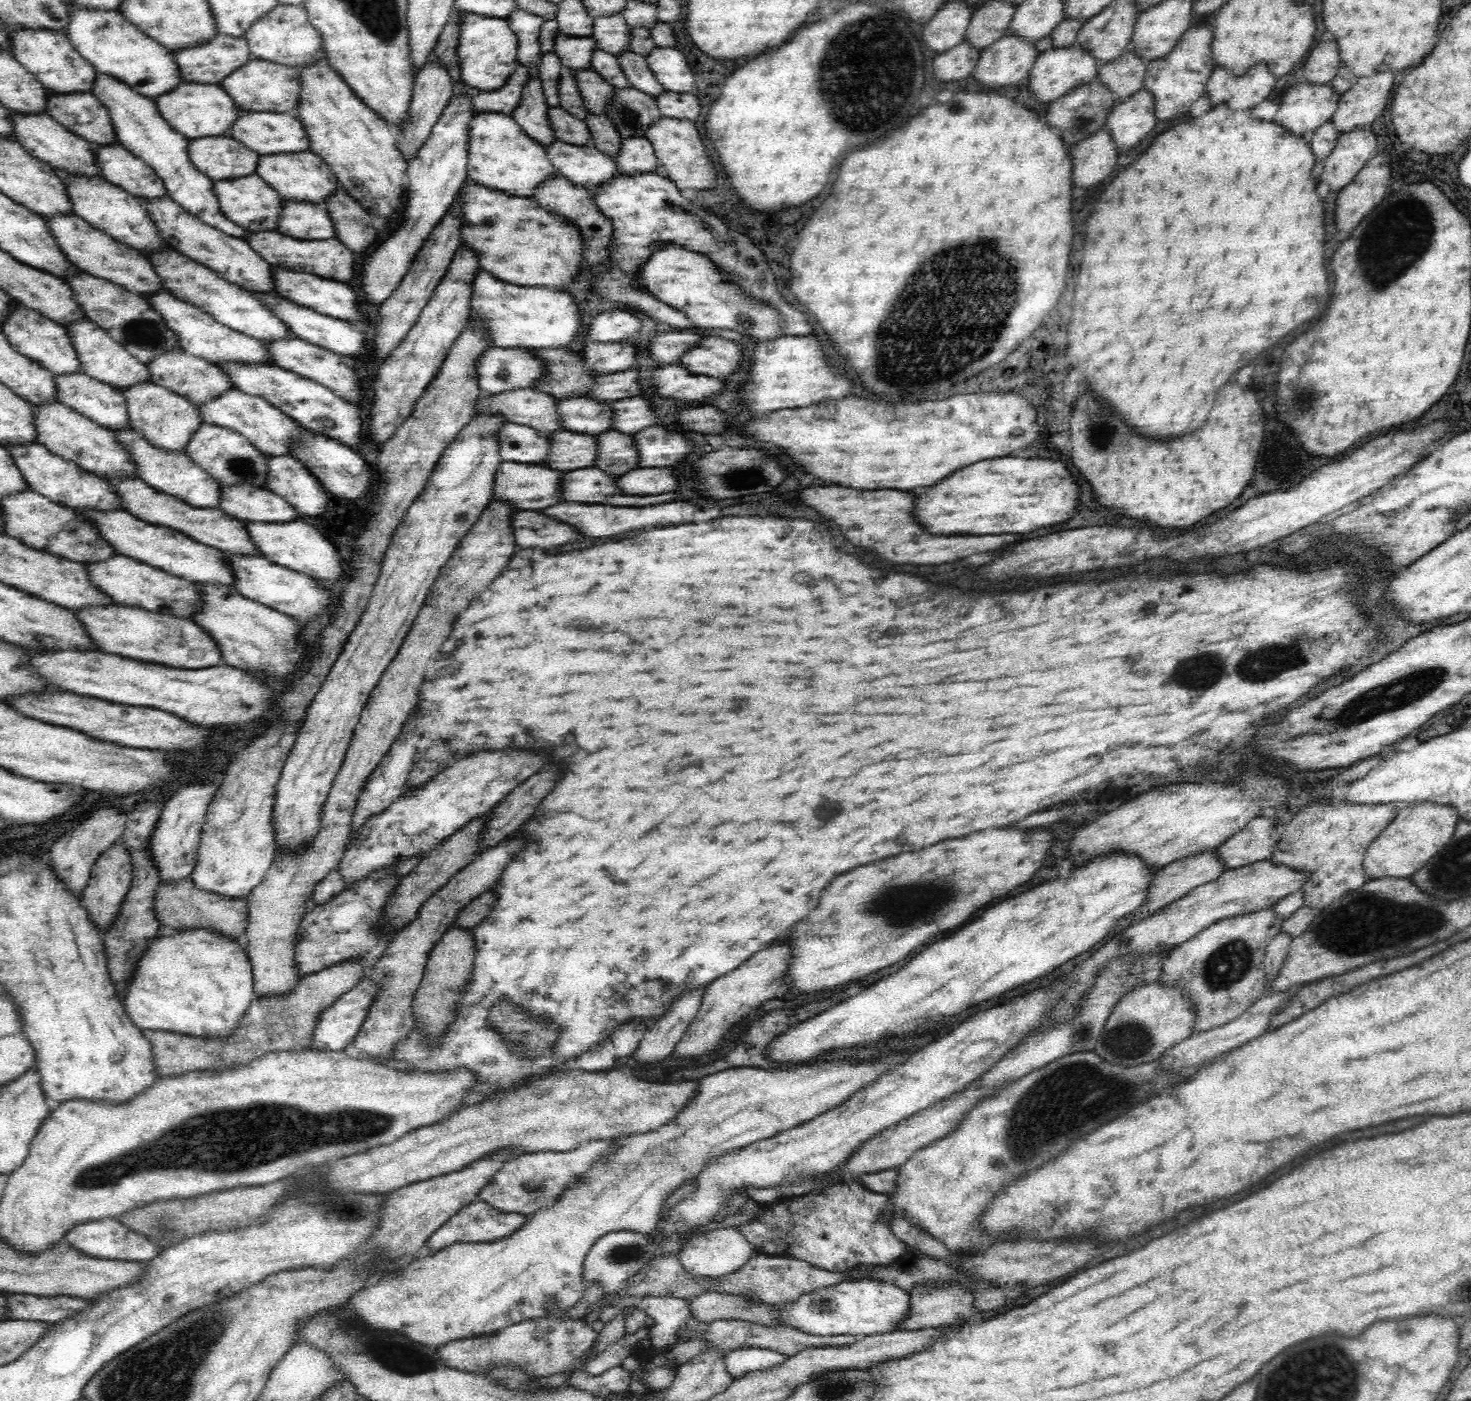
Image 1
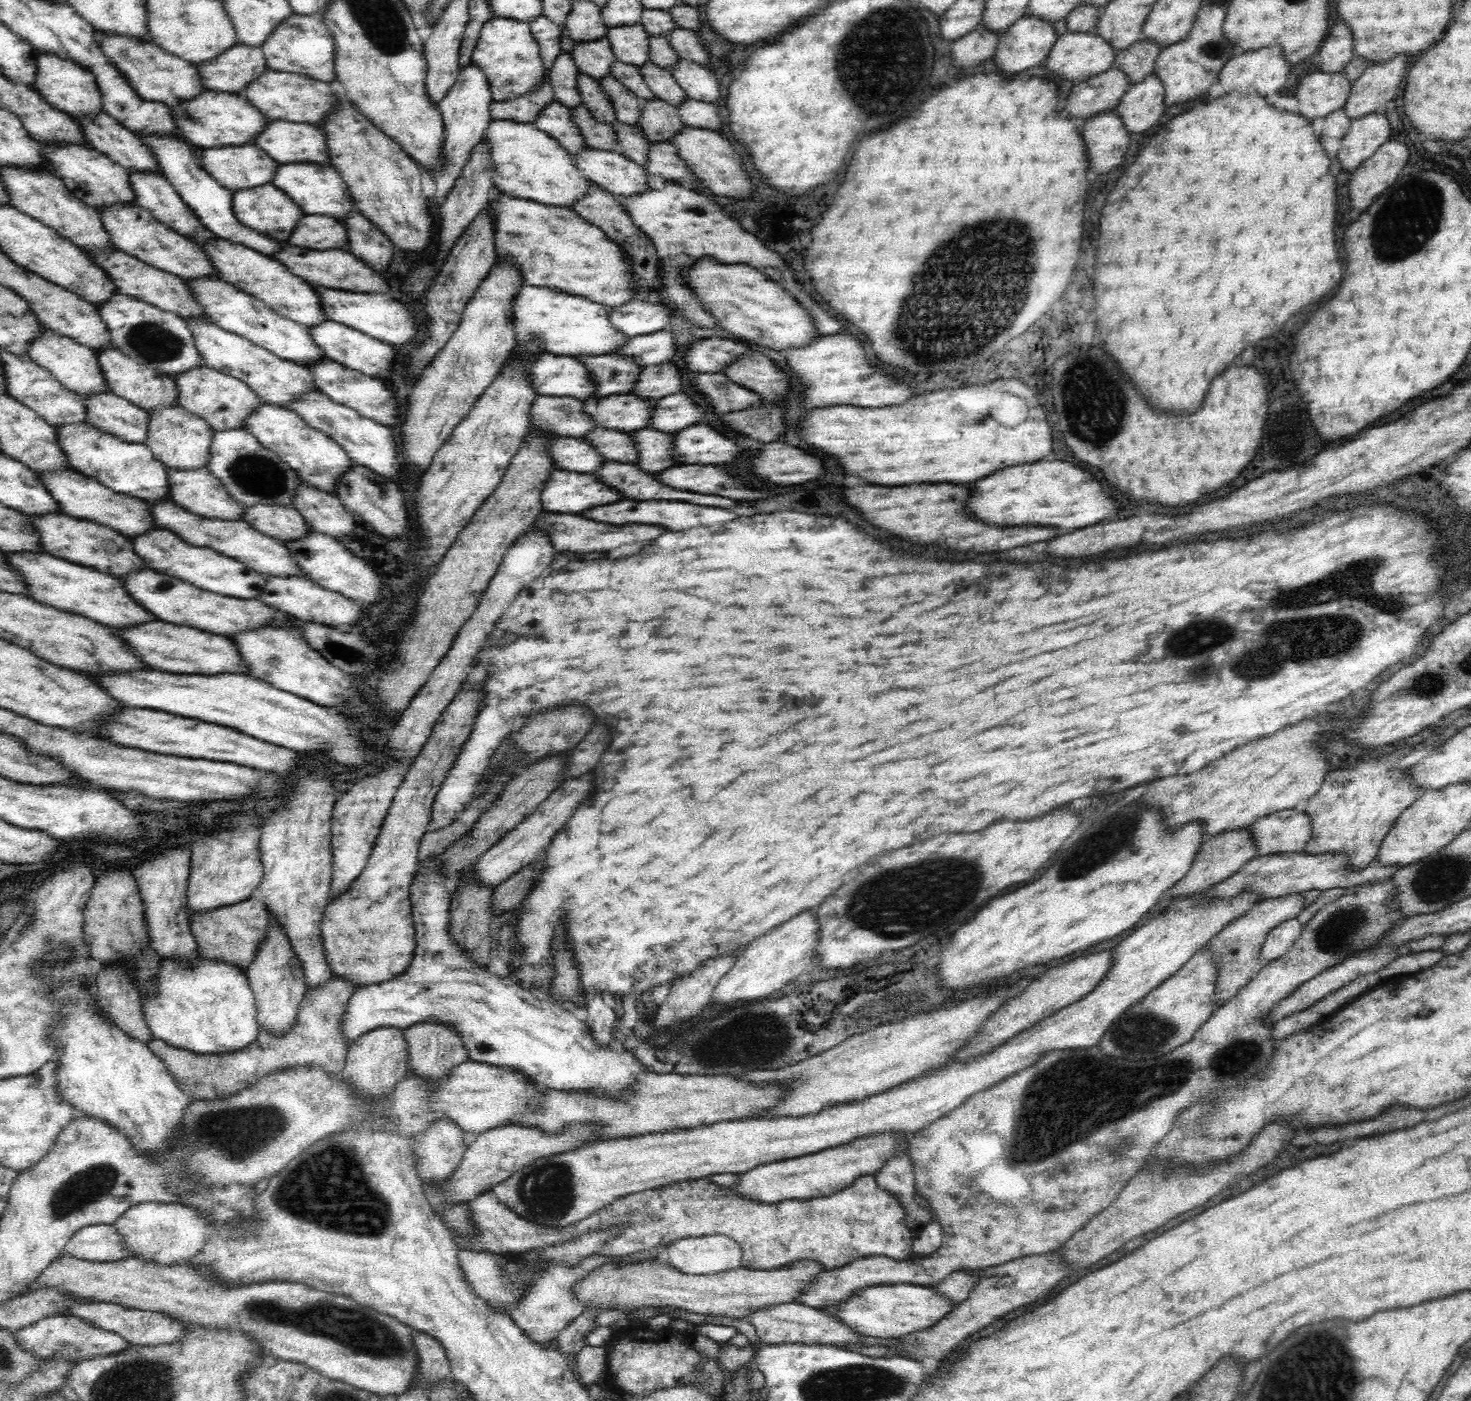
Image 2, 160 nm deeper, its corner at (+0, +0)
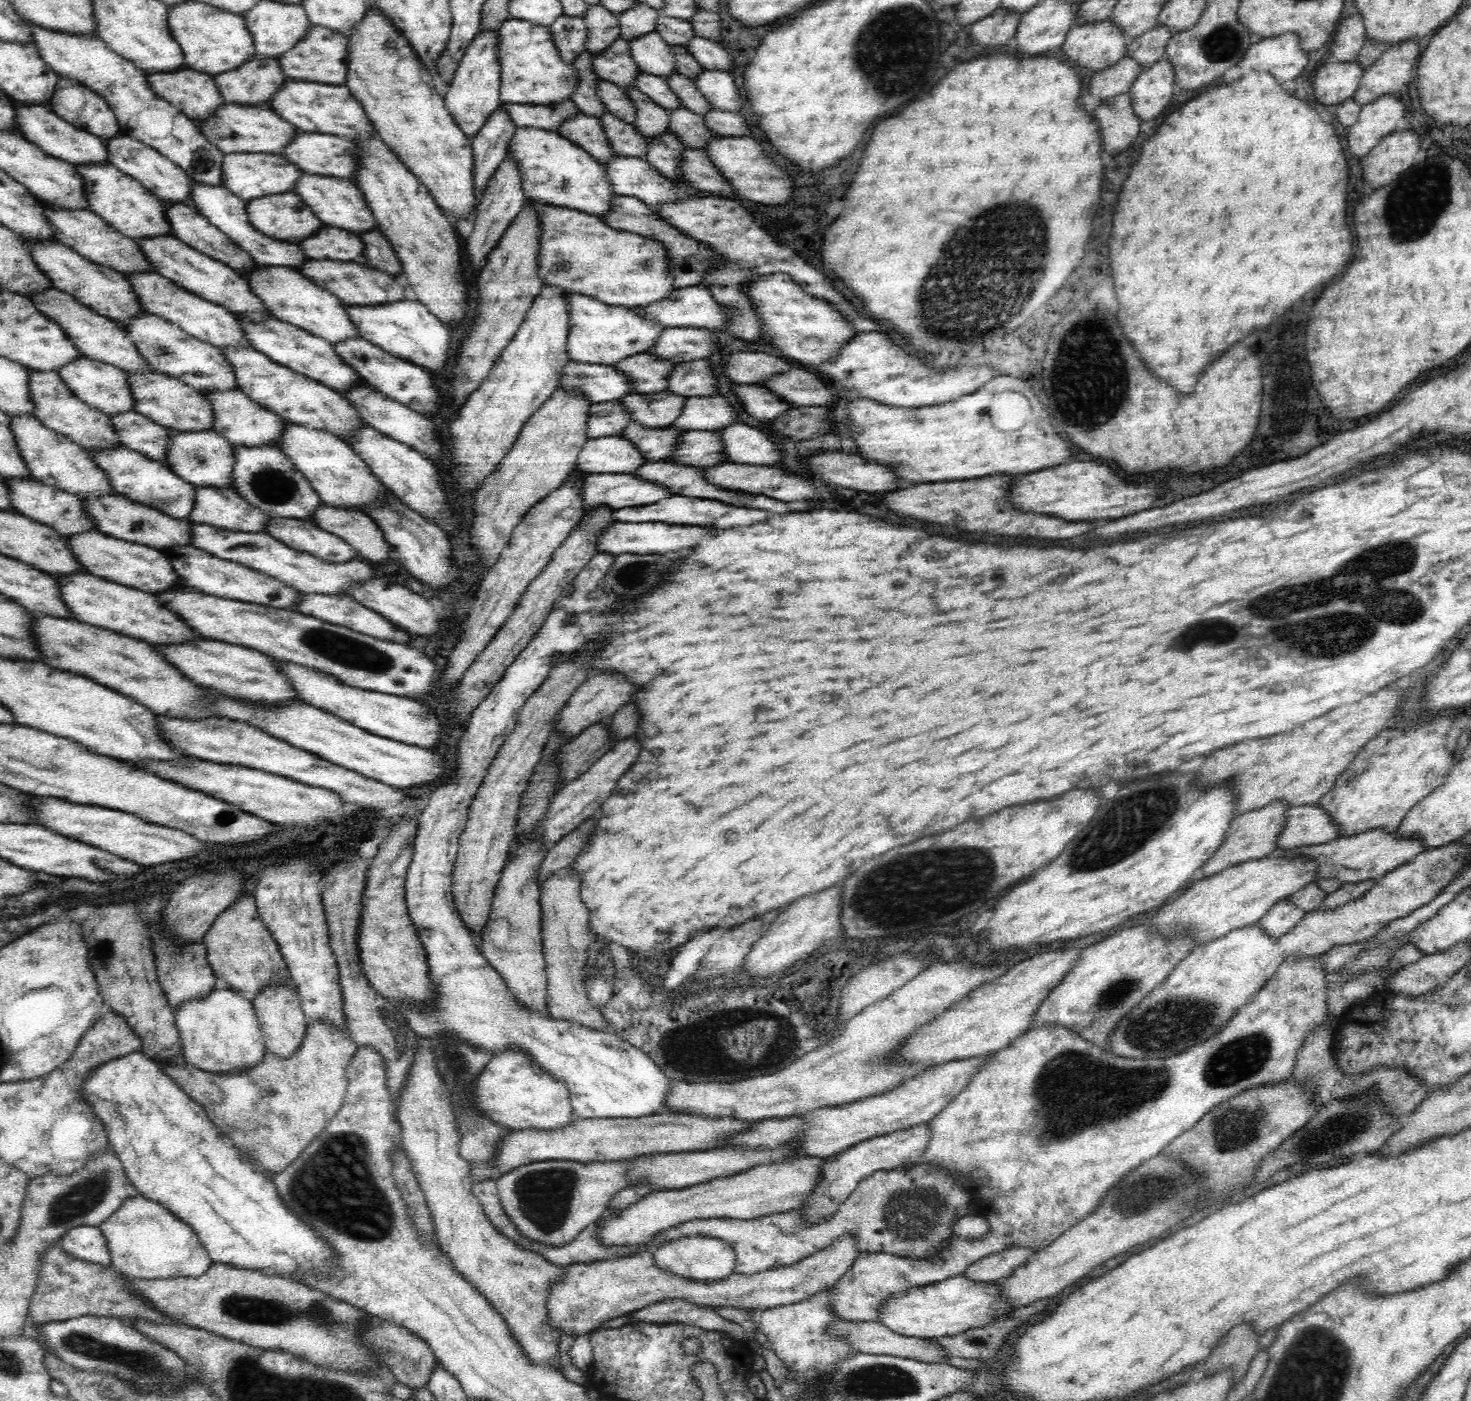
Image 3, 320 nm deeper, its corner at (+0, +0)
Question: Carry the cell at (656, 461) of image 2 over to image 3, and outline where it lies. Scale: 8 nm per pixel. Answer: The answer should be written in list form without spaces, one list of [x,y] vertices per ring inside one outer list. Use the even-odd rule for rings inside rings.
[[[686,431],[681,437],[679,447],[671,458],[678,464],[710,468],[714,465],[730,463],[725,456],[720,431]]]

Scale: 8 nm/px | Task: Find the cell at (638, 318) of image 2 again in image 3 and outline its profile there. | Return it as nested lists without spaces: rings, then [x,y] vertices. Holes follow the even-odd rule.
[[[705,287],[677,288],[666,299],[638,308],[646,320],[655,320],[668,328],[706,328],[724,331],[727,311],[716,303]]]

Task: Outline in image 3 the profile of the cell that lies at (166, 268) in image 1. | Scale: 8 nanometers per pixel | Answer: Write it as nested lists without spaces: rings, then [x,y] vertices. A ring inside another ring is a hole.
[[[239,314],[237,320],[246,338],[251,342],[252,348],[269,356],[276,364],[286,365],[286,368],[302,373],[310,377],[310,380],[318,381],[340,394],[351,386],[366,384],[353,367],[339,358],[334,345],[326,342],[322,337],[314,336],[313,333],[306,332],[305,329],[295,327],[293,324],[274,319],[274,316],[264,317],[261,321],[251,321],[244,314]]]

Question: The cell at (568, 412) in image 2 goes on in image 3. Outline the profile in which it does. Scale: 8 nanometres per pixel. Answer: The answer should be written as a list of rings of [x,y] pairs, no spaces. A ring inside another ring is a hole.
[[[619,401],[594,403],[589,414],[588,436],[590,439],[622,434],[630,424],[634,424],[629,412]]]

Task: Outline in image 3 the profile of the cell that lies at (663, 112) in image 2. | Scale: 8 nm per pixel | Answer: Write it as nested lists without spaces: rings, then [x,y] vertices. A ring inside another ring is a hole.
[[[684,107],[668,112],[667,126],[667,133],[675,135],[688,149],[704,149],[711,138],[718,137],[718,134],[703,122],[703,115]]]

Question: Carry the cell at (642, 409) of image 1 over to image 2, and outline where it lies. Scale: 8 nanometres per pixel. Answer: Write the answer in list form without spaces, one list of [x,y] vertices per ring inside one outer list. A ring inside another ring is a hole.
[[[680,392],[655,400],[650,429],[664,433],[678,433],[703,424],[704,411],[691,397]]]

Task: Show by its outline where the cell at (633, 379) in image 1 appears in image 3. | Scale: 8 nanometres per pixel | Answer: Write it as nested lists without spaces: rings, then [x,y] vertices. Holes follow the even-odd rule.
[[[710,359],[691,360],[690,362],[679,363],[670,373],[667,390],[680,396],[690,398],[691,396],[709,397],[719,394],[719,379],[714,375],[714,367]]]

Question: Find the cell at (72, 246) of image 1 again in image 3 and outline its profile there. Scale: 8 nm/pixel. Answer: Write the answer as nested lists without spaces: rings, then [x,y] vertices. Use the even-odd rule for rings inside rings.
[[[156,272],[126,274],[126,277],[146,313],[161,316],[169,320],[170,323],[177,324],[182,331],[190,333],[190,336],[206,341],[206,343],[219,349],[234,345],[239,349],[252,348],[251,342],[243,332],[243,328],[239,326],[236,315],[230,313],[222,305],[203,300],[201,297],[179,288],[173,281],[167,280],[165,276],[160,276]]]

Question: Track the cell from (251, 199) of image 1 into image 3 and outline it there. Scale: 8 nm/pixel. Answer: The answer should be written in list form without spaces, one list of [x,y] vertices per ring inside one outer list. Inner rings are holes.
[[[295,192],[268,194],[246,203],[247,216],[252,227],[256,231],[262,231],[266,236],[285,243],[298,245],[324,227],[323,223],[311,212],[309,207],[306,207],[306,204]]]

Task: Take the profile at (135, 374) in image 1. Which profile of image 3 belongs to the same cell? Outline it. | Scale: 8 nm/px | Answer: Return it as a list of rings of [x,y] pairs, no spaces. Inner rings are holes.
[[[150,372],[127,374],[127,382],[135,400],[135,411],[165,427],[167,430],[213,431],[212,406],[196,389],[174,377]]]

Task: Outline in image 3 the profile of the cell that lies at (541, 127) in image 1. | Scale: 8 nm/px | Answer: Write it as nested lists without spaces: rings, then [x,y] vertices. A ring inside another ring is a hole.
[[[582,113],[573,119],[568,119],[560,125],[557,133],[589,153],[602,166],[612,162],[614,158],[620,158],[620,155],[614,153],[610,147],[599,119],[593,116]]]

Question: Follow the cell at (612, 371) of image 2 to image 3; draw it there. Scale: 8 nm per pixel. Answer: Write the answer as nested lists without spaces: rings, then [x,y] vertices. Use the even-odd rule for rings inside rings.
[[[638,353],[615,364],[630,380],[640,394],[652,394],[666,391],[670,373],[678,365],[658,358],[653,354]]]

